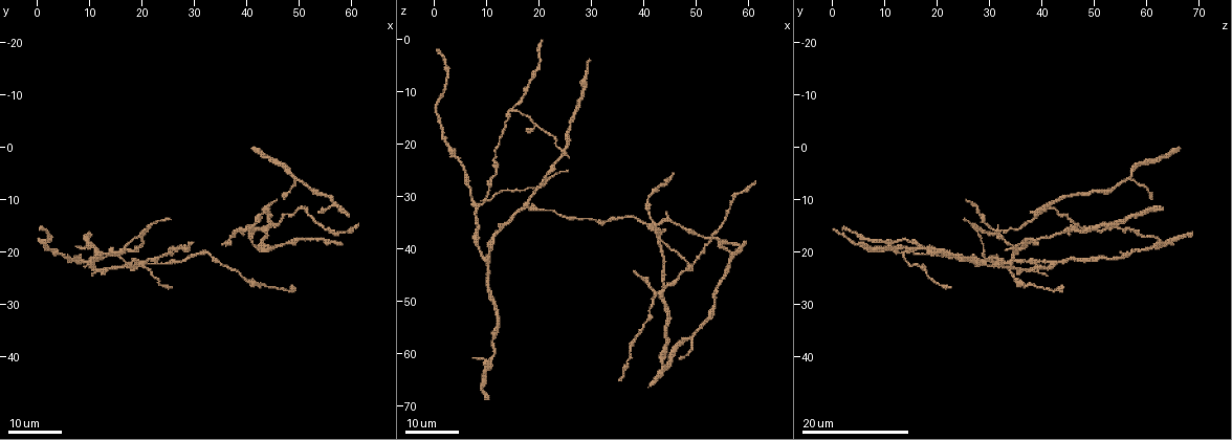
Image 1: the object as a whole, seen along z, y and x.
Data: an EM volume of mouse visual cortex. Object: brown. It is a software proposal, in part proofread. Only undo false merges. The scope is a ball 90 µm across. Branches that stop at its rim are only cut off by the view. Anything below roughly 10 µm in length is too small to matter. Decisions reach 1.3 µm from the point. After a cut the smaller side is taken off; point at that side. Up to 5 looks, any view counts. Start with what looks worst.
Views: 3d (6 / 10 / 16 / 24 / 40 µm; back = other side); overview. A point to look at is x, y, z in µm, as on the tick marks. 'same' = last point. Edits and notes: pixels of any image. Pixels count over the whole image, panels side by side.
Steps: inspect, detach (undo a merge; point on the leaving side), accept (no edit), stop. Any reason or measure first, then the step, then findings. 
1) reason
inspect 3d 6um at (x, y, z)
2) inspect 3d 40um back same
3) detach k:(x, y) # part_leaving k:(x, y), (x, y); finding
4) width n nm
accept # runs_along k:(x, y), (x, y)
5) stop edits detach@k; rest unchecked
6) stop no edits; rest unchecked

four arms meet
inspect 3d 16um at (10.0, 21.5, 30.0)

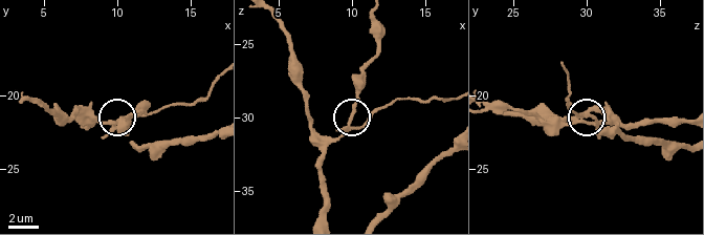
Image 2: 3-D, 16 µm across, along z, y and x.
closer look
inspect 3d 10um at (9.8, 22.0, 30.4)

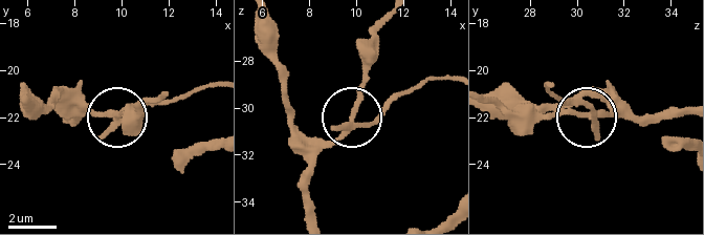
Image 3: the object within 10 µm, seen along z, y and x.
arms 4
detach 3:(381, 118) # part_leaving 3:(355, 128), (401, 95), (449, 80); two neurons meet here

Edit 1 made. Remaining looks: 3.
three arms meet
inspect 3d 16um at (14.5, 20.0, 13.5)

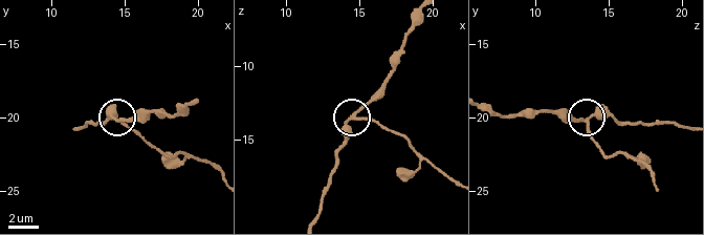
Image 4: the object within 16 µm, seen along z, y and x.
inspect 3d 10um at (14.8, 20.2, 13.2)

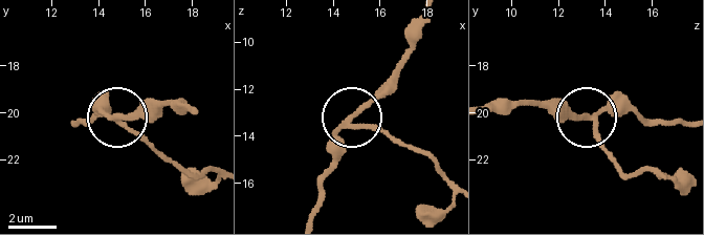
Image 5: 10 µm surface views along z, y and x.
width 200 nm
detach 5:(140, 137) # two neurons meet here

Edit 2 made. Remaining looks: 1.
stop edits detach@3, detach@5; rest unchecked

